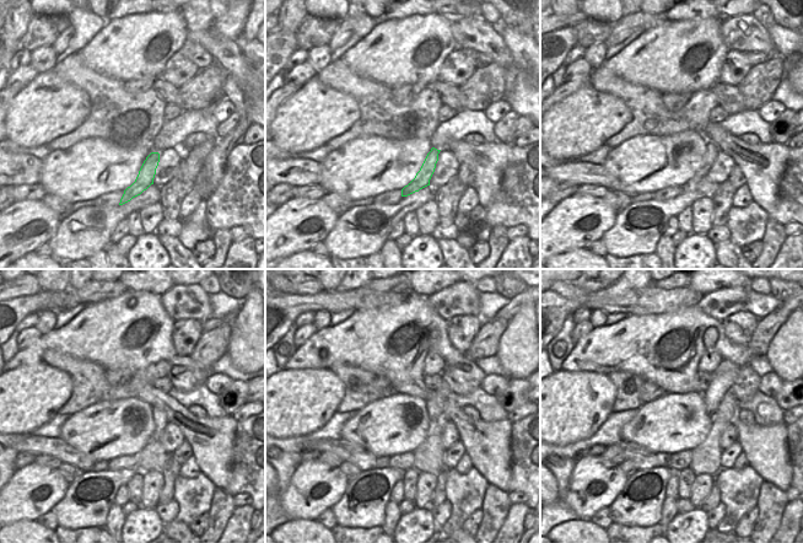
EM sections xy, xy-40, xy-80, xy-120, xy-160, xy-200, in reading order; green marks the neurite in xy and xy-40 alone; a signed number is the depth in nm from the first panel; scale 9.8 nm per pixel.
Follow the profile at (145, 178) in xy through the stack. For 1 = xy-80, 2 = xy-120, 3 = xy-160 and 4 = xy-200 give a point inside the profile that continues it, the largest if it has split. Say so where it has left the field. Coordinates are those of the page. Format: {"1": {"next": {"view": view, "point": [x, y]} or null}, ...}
{"1": {"next": {"view": "xy-80", "point": [711, 149]}}, "2": {"next": {"view": "xy-120", "point": [160, 419]}}, "3": {"next": {"view": "xy-160", "point": [435, 403]}}, "4": {"next": {"view": "xy-200", "point": [722, 378]}}}

